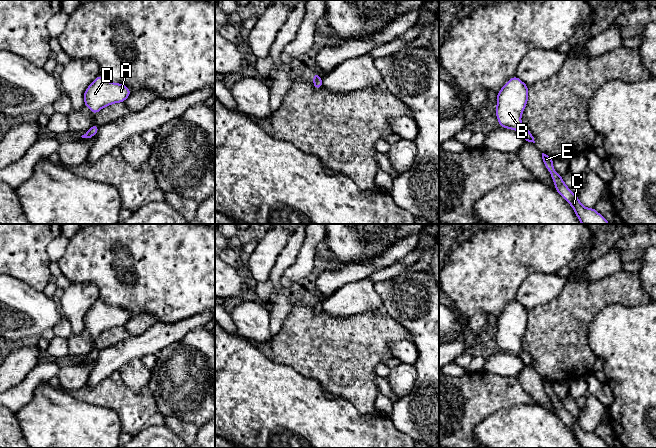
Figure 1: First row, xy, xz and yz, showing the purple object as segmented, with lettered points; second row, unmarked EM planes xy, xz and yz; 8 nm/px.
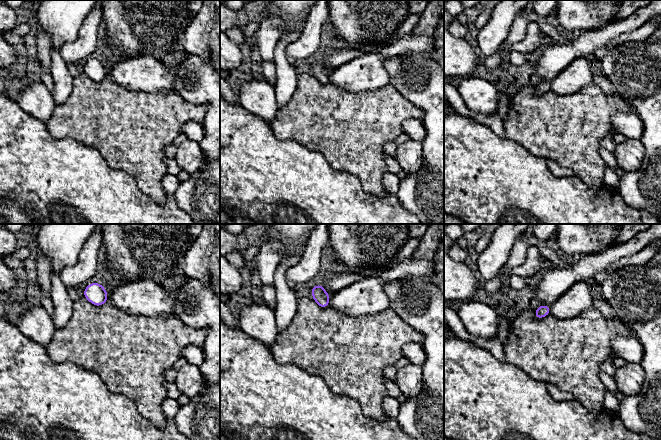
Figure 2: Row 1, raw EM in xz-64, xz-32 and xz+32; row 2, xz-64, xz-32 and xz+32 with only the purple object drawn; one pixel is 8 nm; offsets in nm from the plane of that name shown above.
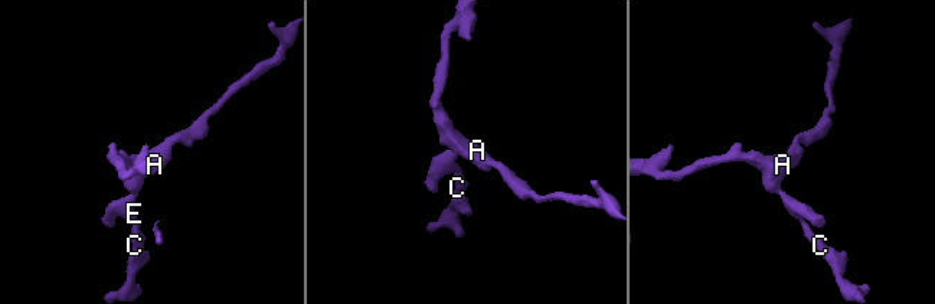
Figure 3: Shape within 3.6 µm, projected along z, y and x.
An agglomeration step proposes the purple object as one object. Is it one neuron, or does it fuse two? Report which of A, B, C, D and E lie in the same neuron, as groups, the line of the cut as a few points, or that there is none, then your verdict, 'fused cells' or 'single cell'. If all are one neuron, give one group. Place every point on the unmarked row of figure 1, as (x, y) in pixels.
A B C D E | no cut | single cell

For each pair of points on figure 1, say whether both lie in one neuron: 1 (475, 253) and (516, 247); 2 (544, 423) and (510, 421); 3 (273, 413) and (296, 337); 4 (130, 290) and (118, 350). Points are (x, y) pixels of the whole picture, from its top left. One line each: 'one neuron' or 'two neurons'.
1: one neuron
2: one neuron
3: two neurons
4: two neurons

